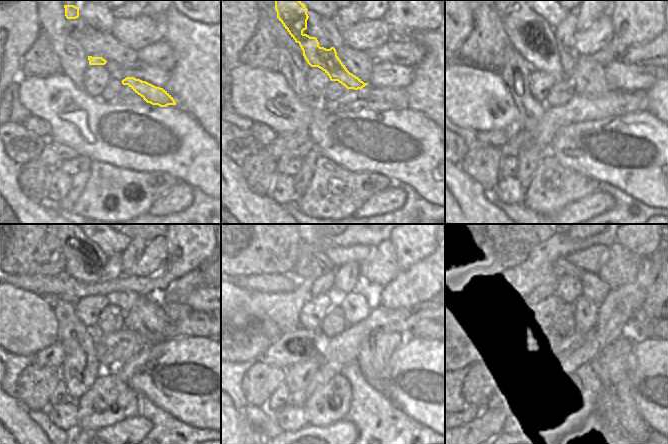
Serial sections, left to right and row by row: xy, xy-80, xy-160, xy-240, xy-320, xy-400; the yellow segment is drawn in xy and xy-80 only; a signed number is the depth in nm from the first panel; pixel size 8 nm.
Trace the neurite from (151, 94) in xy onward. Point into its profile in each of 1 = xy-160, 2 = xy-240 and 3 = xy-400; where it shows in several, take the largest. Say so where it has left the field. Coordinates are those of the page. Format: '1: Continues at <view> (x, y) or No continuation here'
1: Continues at xy-160 (517, 20)
2: Continues at xy-240 (82, 262)
3: Continues at xy-400 (554, 266)

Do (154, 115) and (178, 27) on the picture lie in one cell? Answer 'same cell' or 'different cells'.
different cells

